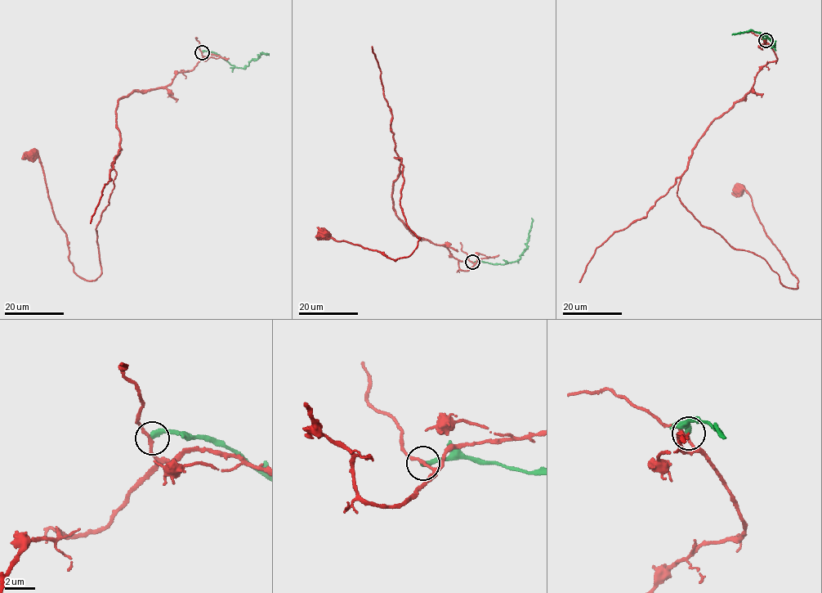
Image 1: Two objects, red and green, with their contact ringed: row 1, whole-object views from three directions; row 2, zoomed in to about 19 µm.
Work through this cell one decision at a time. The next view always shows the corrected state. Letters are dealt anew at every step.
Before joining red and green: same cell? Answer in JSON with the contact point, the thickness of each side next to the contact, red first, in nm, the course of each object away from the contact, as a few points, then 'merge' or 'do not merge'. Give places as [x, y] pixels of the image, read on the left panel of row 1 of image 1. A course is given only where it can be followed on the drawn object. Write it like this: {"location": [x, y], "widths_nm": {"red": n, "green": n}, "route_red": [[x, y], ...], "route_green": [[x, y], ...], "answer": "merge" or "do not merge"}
{"location": [202, 52], "widths_nm": {"red": 190, "green": 360}, "route_red": [[201, 51], [192, 69], [164, 87], [118, 101], [120, 150], [96, 227], [96, 280], [73, 271], [33, 154]], "route_green": [[202, 51], [213, 51], [235, 67], [243, 68], [261, 53], [268, 54]], "answer": "do not merge"}

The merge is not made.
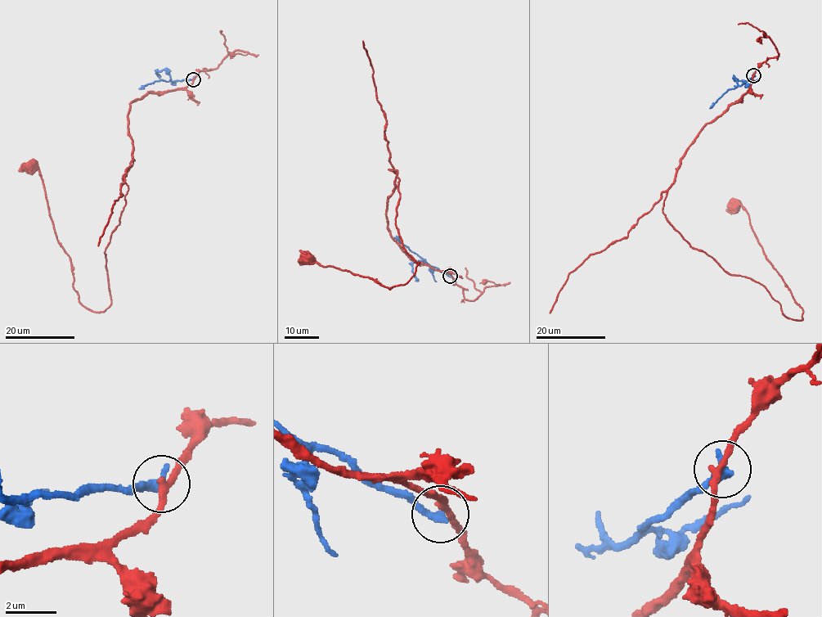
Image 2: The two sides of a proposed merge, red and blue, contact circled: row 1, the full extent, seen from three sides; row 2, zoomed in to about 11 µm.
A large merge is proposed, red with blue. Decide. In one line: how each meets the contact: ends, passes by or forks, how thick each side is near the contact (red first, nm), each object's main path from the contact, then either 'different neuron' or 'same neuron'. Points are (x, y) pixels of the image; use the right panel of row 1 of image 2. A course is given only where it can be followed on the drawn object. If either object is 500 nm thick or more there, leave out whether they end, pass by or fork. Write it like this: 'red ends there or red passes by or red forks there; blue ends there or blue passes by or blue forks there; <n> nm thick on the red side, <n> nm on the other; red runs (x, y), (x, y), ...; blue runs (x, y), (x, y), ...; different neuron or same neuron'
red passes by; blue ends there; 260 nm thick on the red side, 380 nm on the other; red runs (753, 76), (686, 151), (662, 211), (692, 247), (757, 281), (801, 321), (747, 212), (734, 205); blue runs (753, 75), (742, 85), (725, 92), (711, 108); different neuron

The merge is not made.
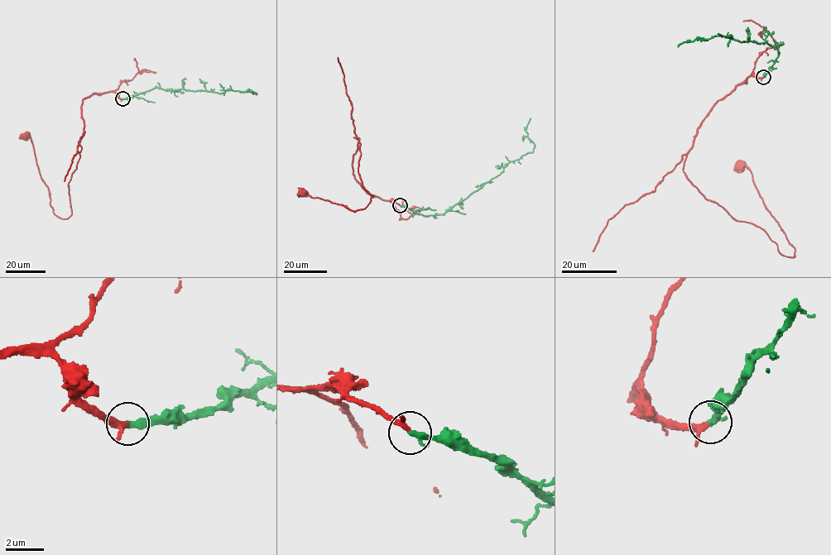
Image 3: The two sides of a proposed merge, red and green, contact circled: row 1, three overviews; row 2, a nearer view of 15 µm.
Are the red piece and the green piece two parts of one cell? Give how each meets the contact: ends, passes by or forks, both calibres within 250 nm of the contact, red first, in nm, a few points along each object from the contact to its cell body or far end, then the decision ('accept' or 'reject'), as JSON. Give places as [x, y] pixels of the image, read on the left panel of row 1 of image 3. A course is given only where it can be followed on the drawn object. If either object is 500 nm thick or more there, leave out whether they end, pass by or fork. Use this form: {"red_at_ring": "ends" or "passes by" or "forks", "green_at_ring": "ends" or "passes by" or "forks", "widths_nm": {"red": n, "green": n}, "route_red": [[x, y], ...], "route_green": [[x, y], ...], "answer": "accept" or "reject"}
{"red_at_ring": "passes by", "green_at_ring": "ends", "widths_nm": {"red": 220, "green": 320}, "route_red": [[122, 99], [108, 92], [83, 99], [84, 133], [69, 184], [69, 217], [53, 212], [33, 143], [26, 136]], "route_green": [[122, 99], [156, 88], [256, 93], [252, 91], [256, 94]], "answer": "accept"}

